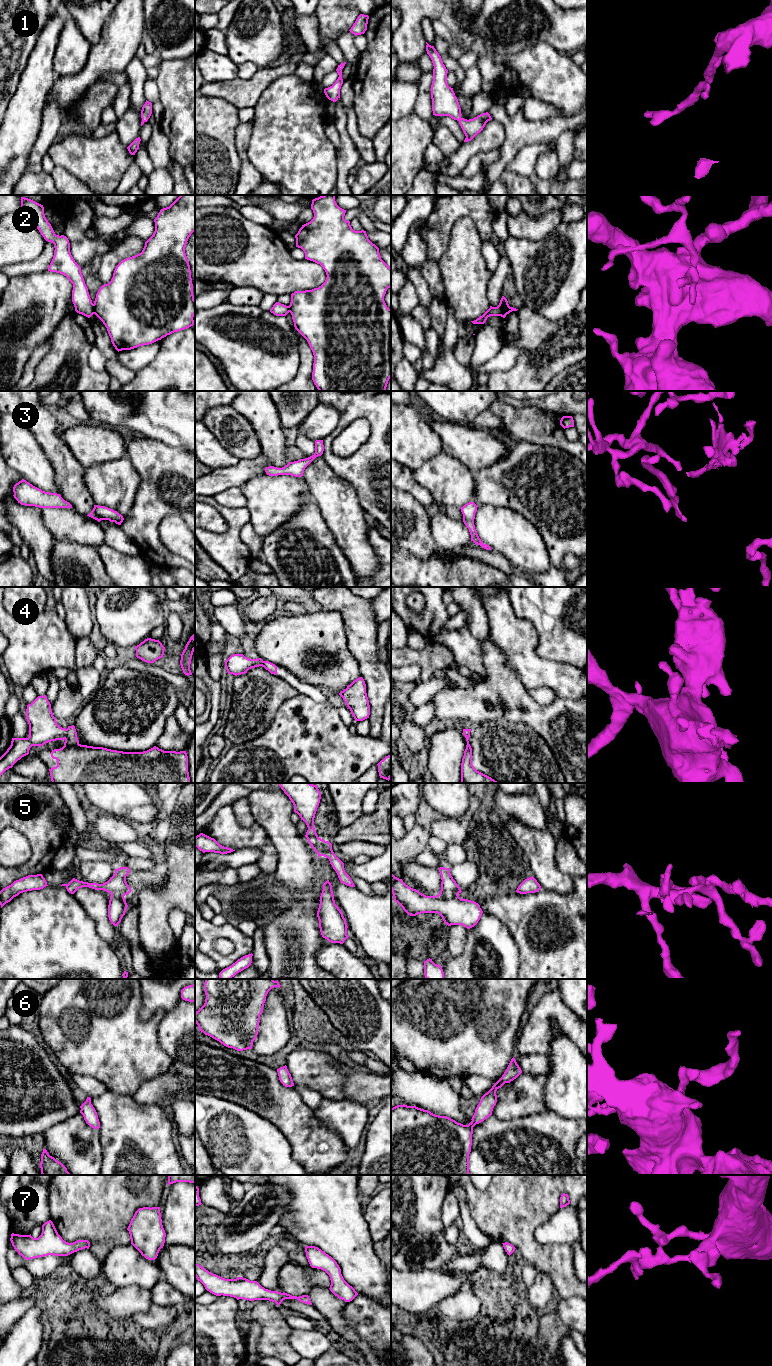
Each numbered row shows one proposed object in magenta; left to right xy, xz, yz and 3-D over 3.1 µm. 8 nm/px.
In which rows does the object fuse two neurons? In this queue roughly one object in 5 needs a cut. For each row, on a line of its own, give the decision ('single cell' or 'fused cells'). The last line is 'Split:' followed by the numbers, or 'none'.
1: single cell
2: fused cells
3: single cell
4: single cell
5: fused cells
6: single cell
7: single cell
Split: 2, 5

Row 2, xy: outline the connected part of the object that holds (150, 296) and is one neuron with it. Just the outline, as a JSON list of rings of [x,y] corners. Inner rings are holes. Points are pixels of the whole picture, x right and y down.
[[[180,195],[169,207],[160,210],[154,222],[155,231],[145,242],[142,252],[122,260],[116,266],[111,281],[101,286],[93,304],[94,314],[107,328],[118,352],[152,344],[194,325],[195,299],[185,247],[195,231],[195,195]]]

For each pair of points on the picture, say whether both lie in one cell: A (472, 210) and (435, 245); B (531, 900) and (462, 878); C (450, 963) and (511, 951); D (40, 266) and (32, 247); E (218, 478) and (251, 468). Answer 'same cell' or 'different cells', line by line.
A: same cell
B: different cells
C: same cell
D: different cells
E: same cell

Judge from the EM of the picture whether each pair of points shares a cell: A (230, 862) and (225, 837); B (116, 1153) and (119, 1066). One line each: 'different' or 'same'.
A: different
B: different

